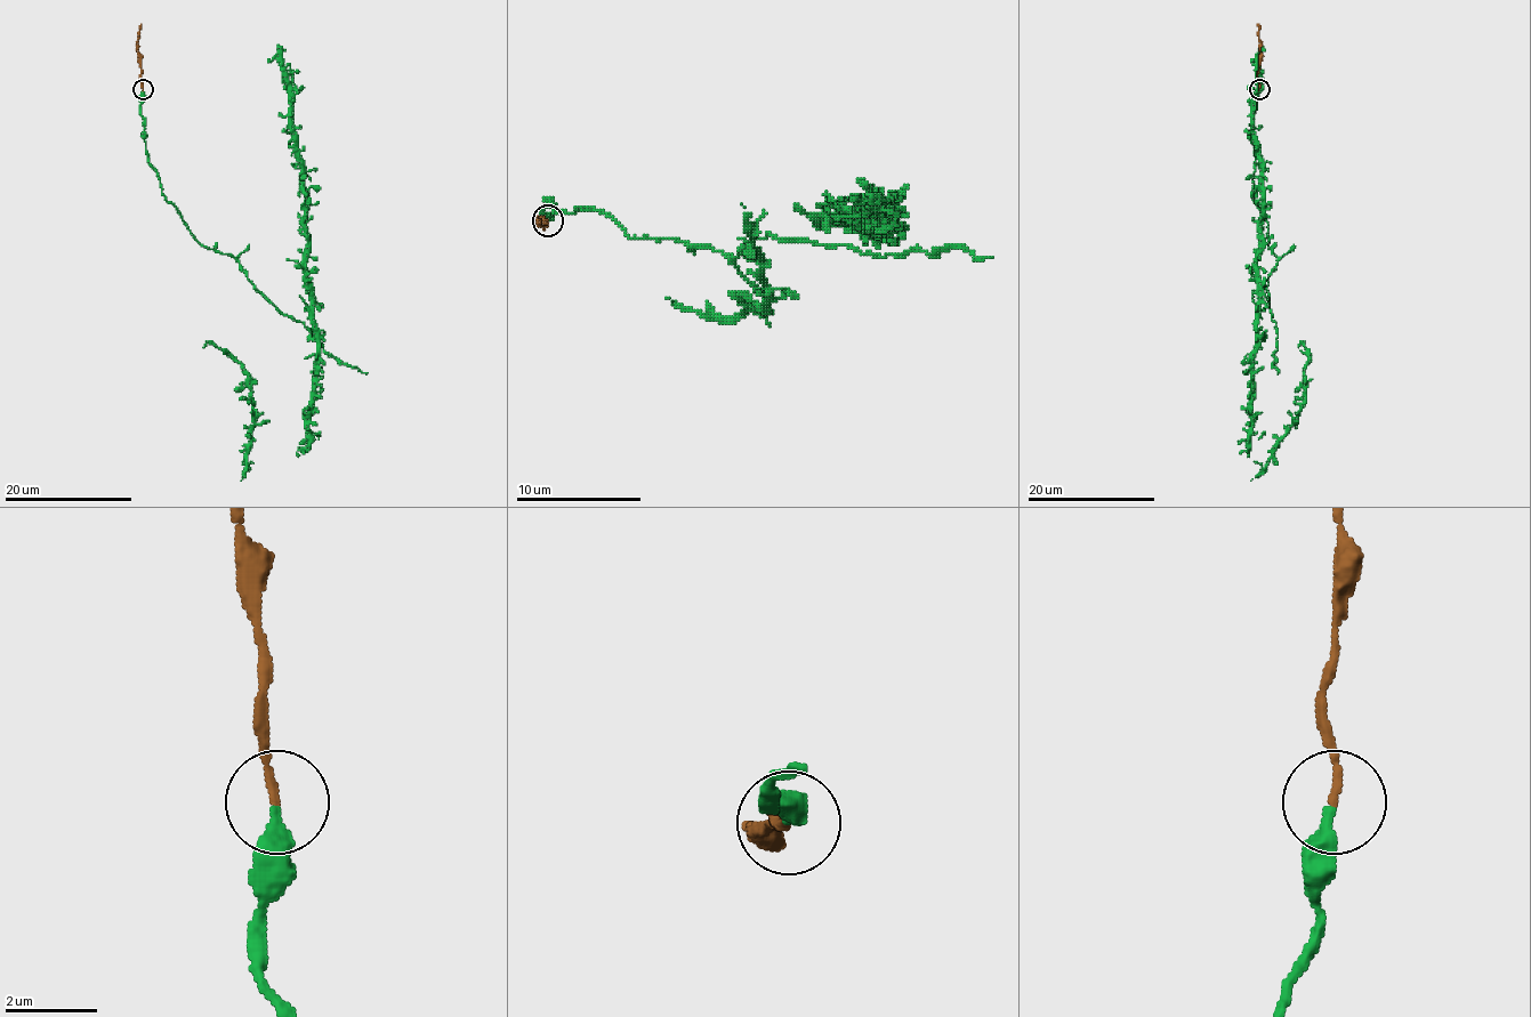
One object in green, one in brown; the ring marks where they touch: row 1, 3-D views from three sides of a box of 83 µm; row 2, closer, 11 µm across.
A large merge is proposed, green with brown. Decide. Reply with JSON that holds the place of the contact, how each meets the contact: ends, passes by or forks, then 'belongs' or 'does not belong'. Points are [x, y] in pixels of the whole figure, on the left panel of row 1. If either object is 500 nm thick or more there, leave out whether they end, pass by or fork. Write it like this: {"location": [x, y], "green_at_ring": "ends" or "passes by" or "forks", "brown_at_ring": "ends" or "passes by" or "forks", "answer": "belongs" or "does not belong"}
{"location": [143, 89], "green_at_ring": "ends", "brown_at_ring": "ends", "answer": "belongs"}

